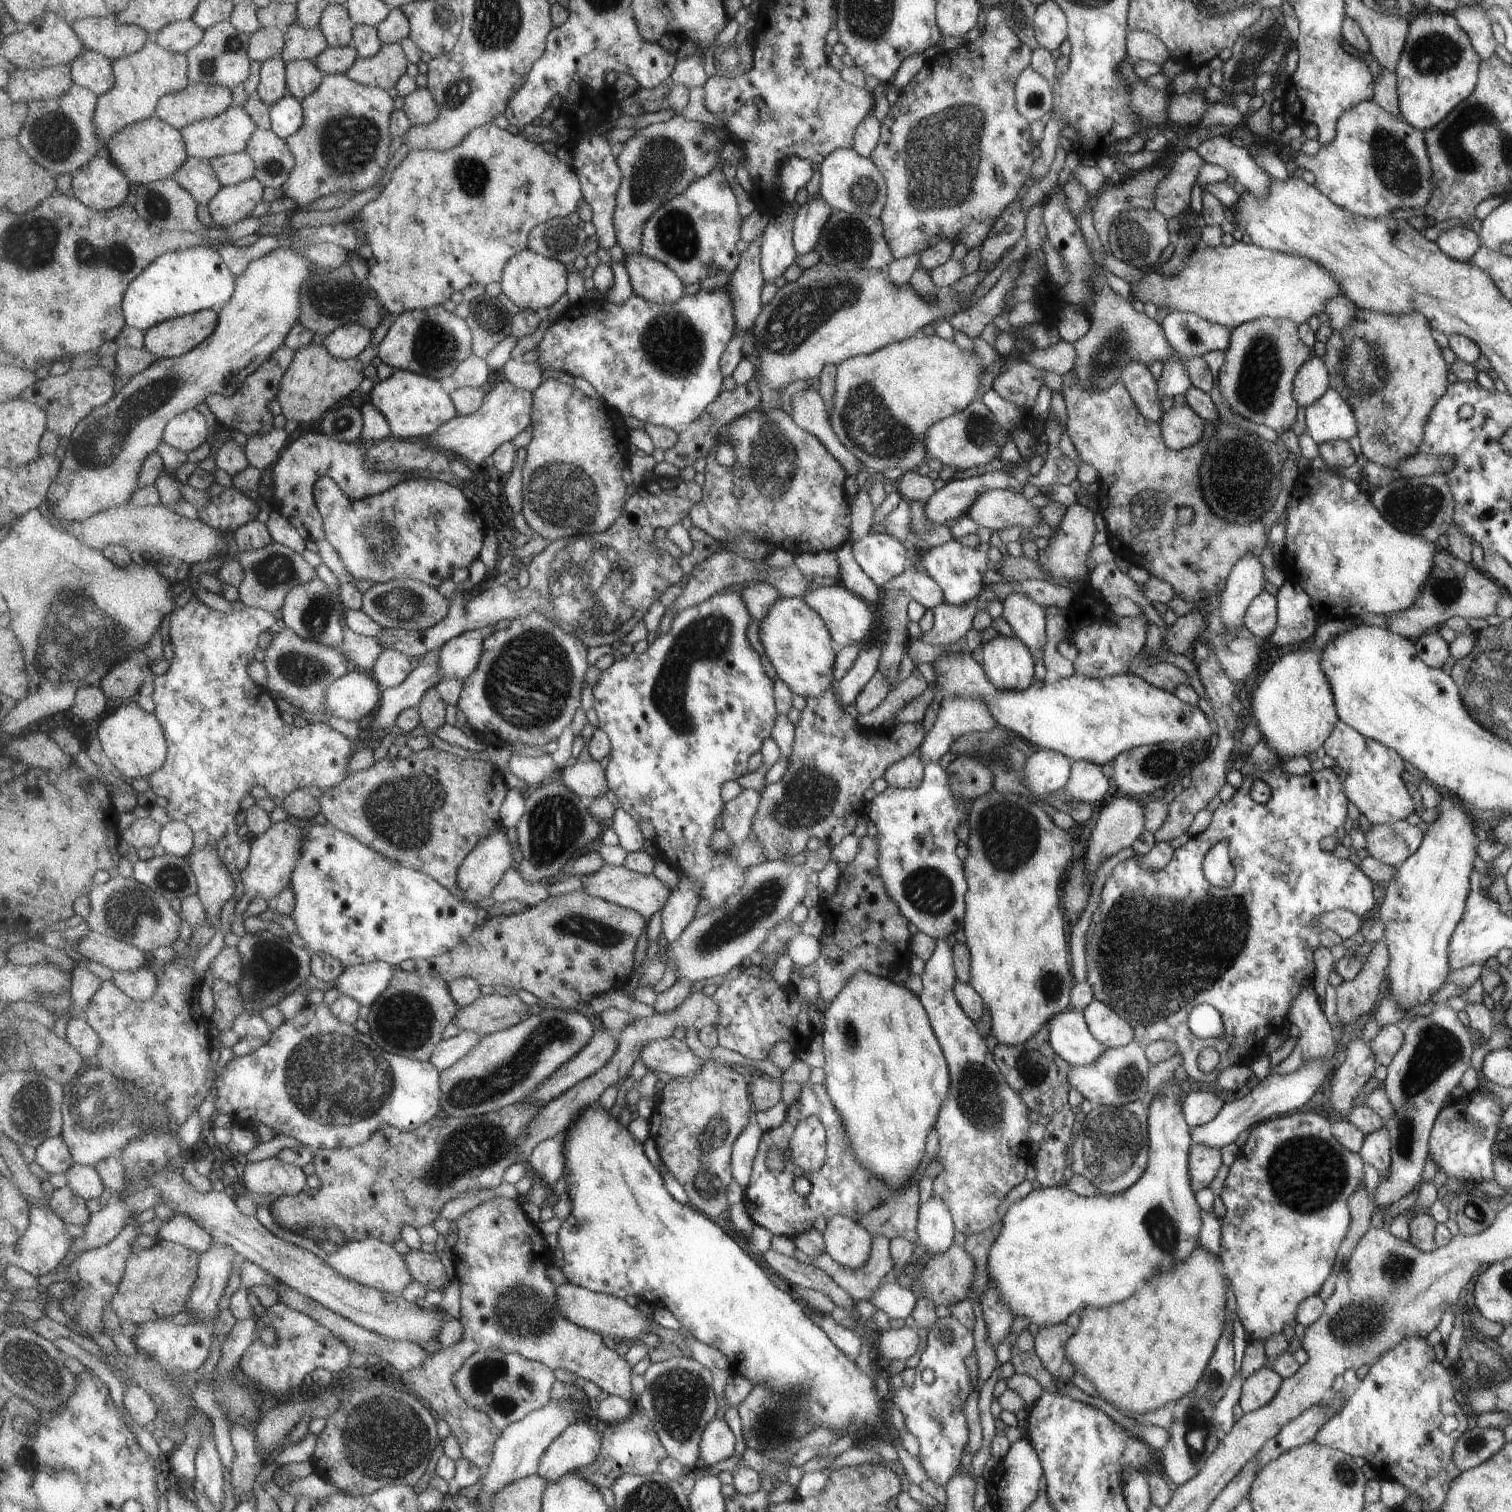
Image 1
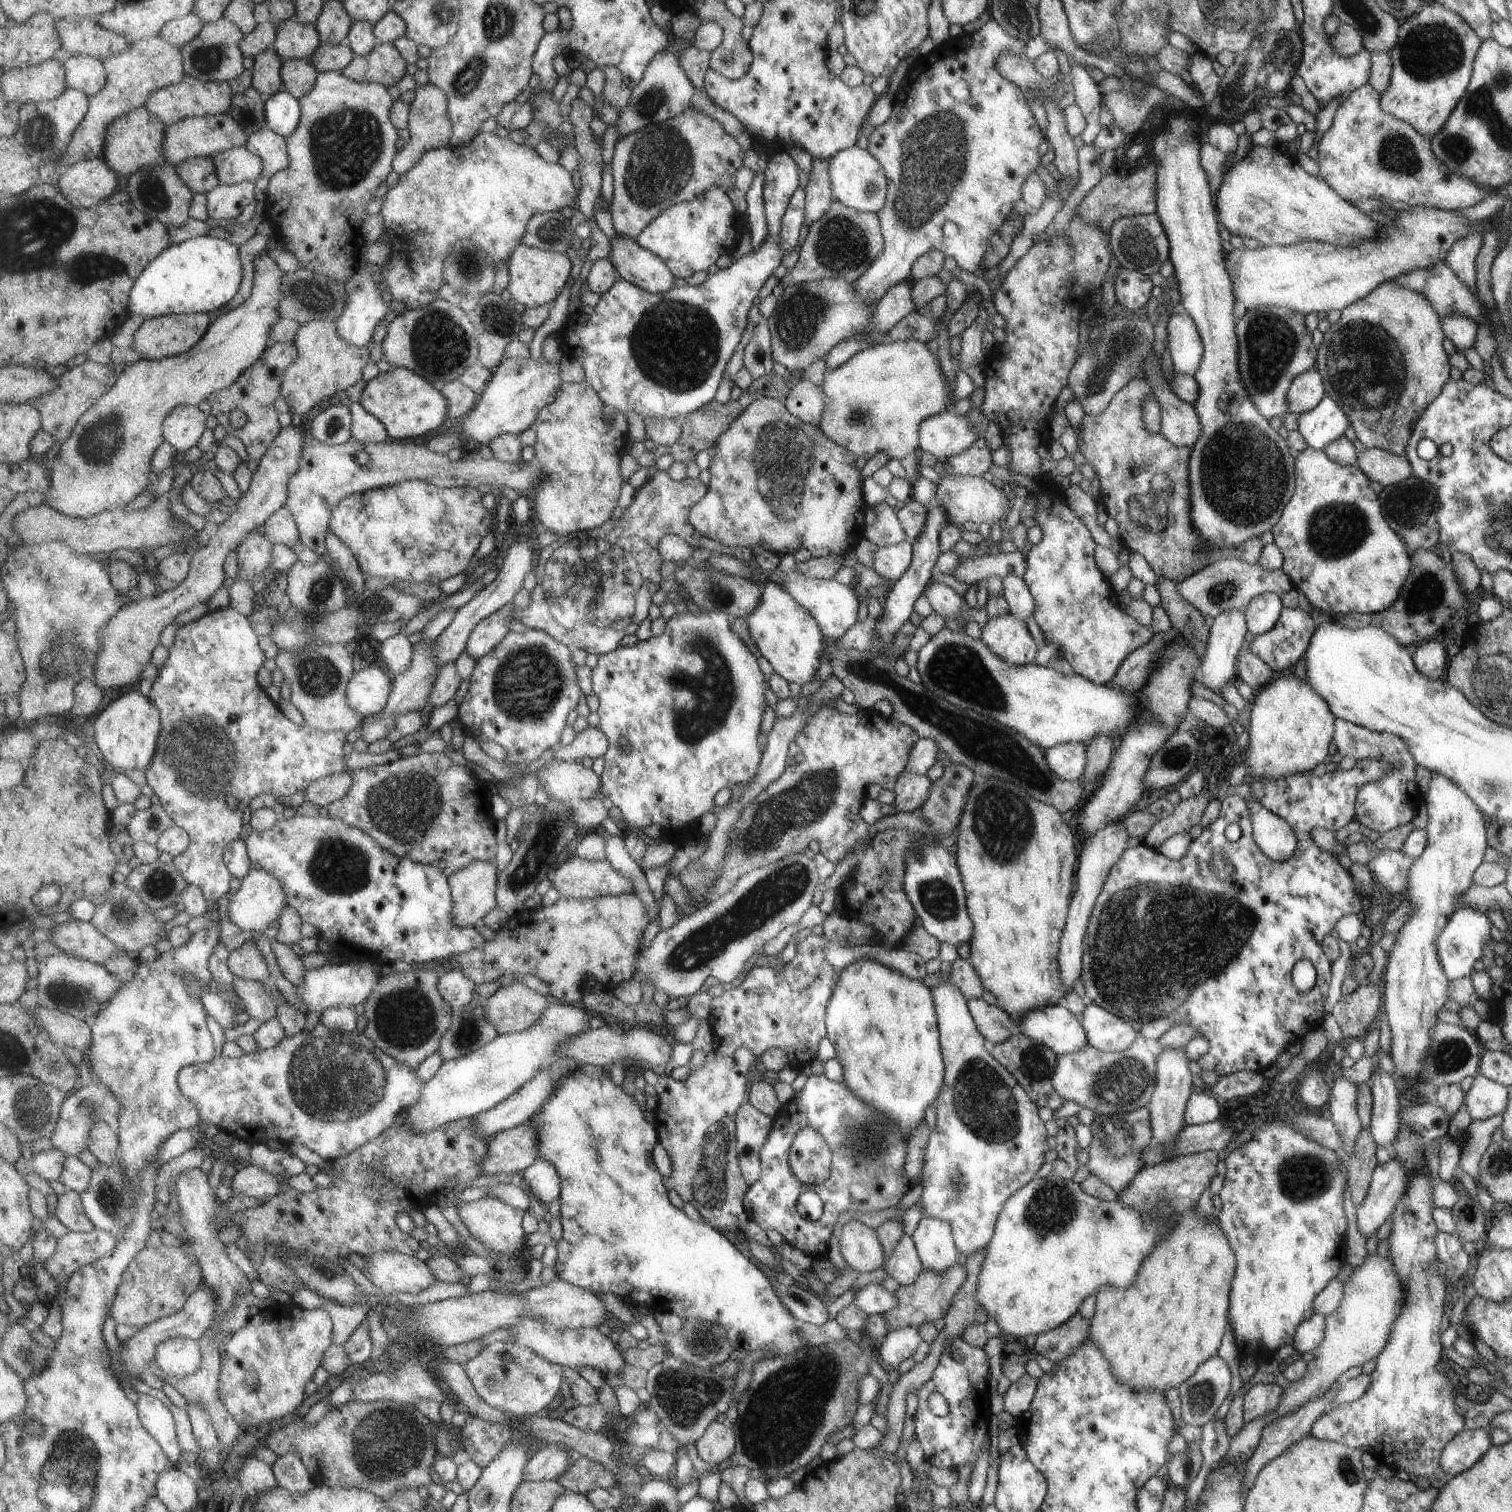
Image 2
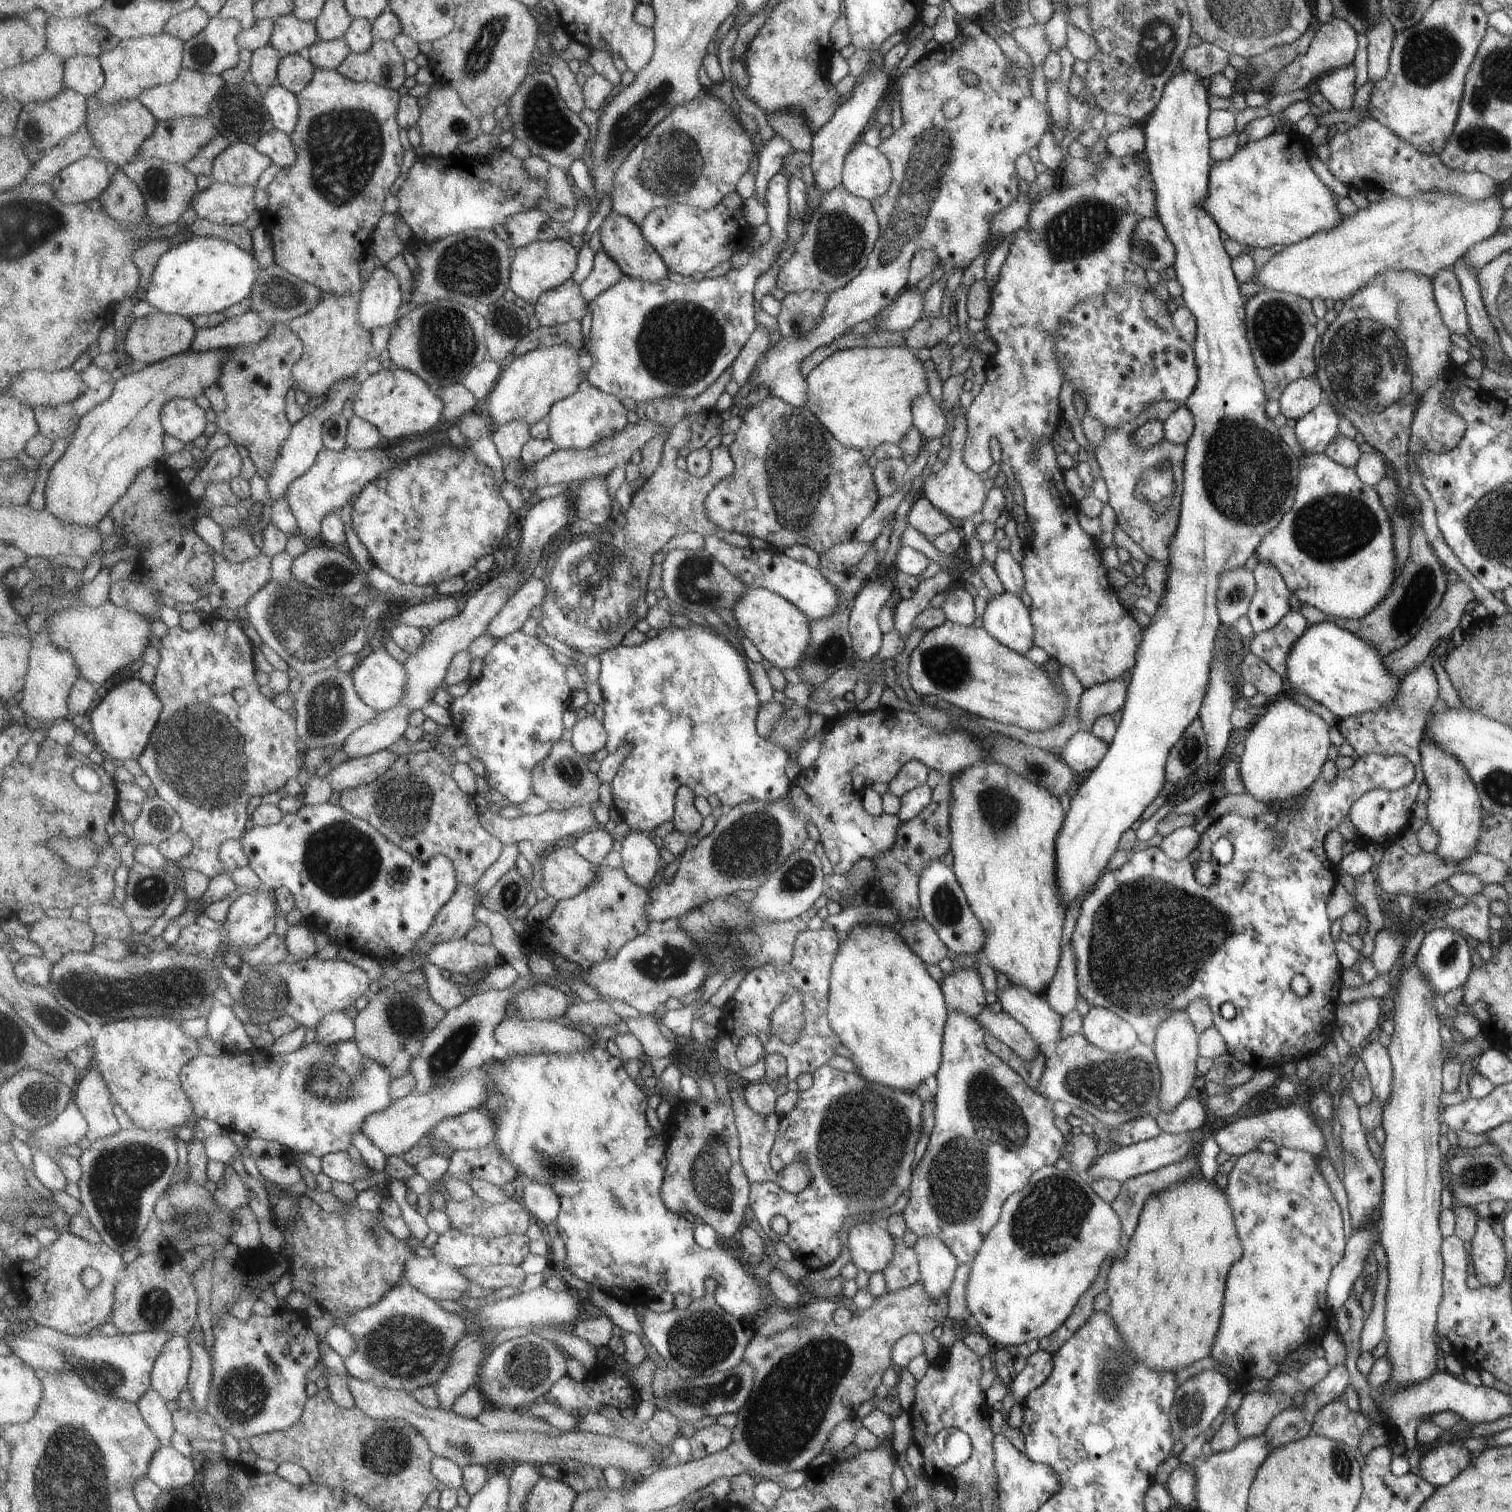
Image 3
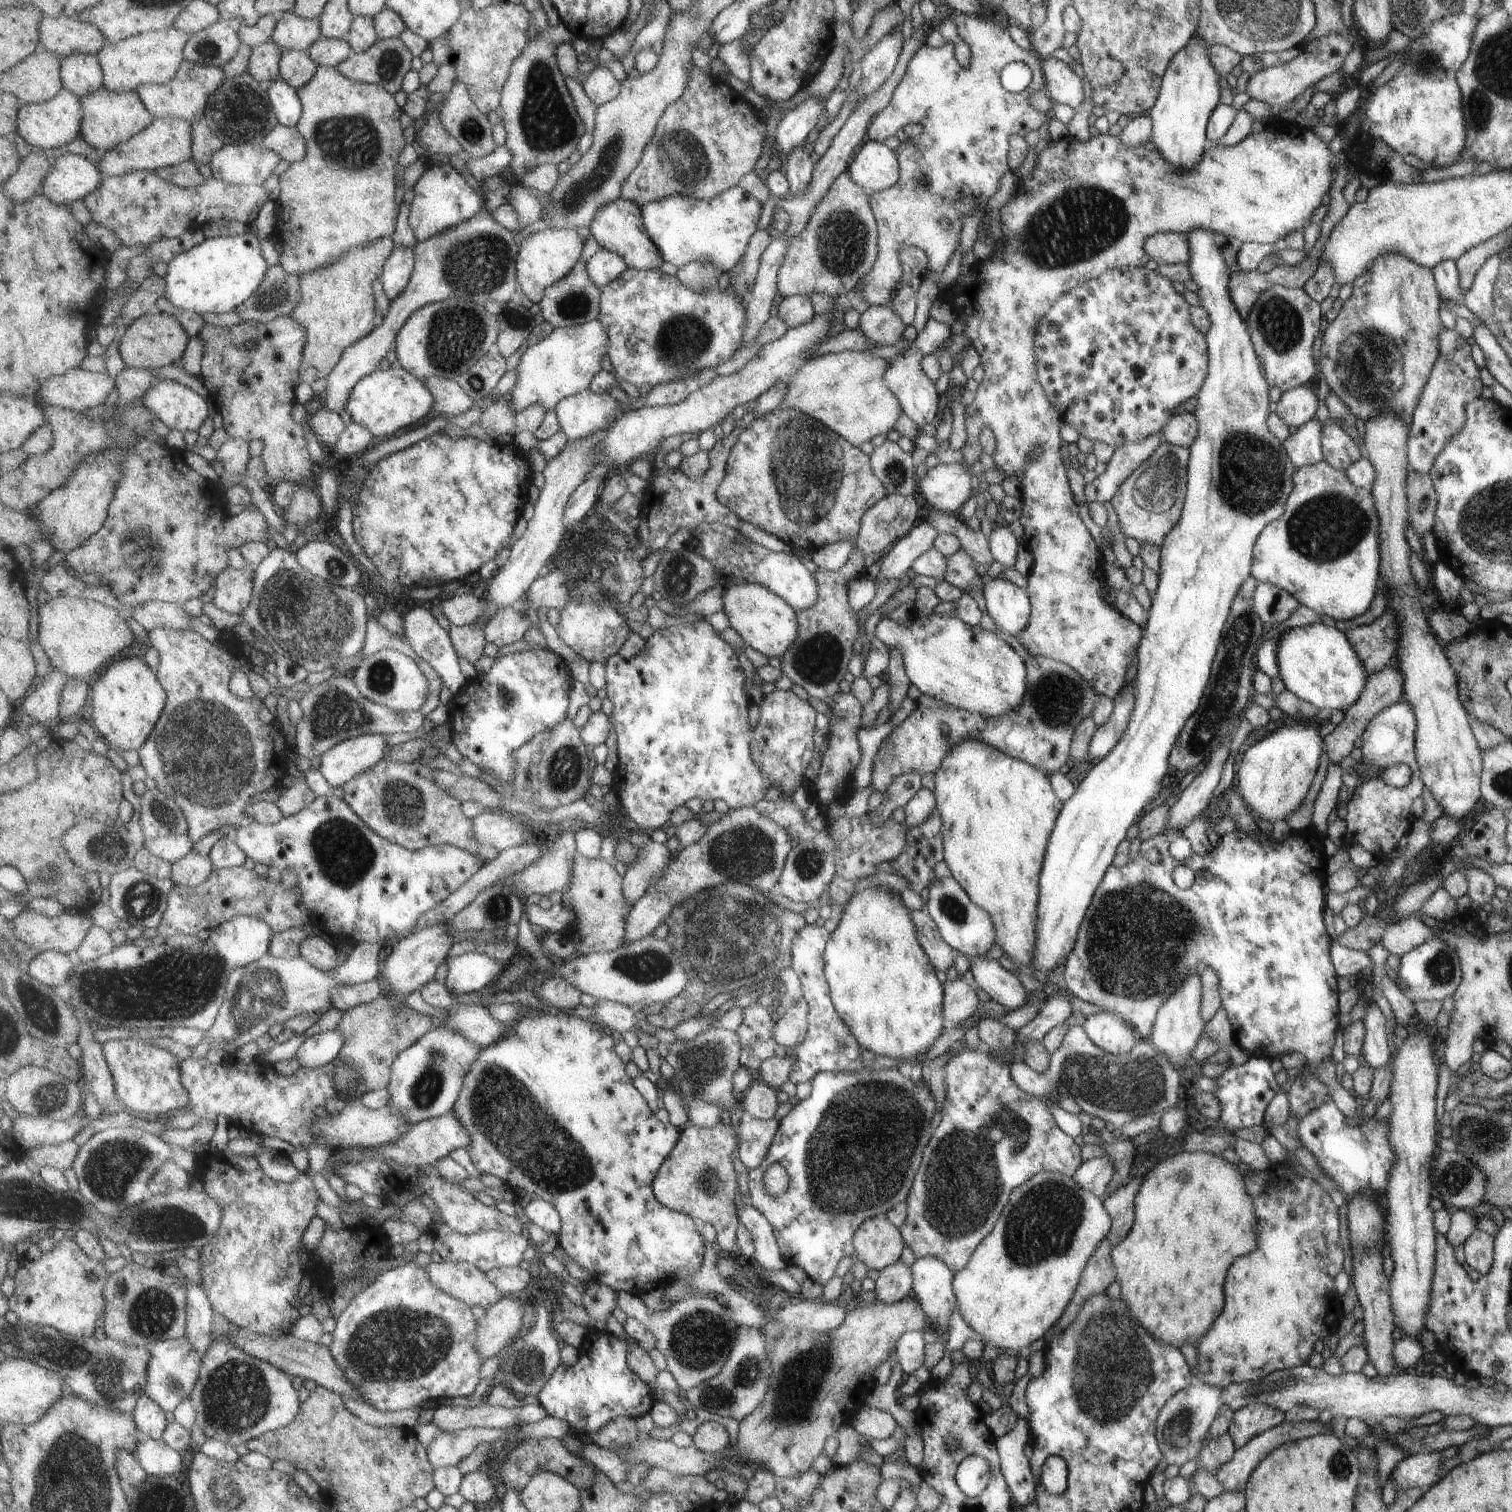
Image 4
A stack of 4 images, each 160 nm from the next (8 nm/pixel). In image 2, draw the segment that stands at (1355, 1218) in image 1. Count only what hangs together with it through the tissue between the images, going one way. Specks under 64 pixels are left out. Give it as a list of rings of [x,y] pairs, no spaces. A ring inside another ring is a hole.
[[[1362,1127],[1357,1135],[1353,1152],[1346,1159],[1347,1184],[1353,1204],[1357,1206],[1365,1196],[1373,1168],[1375,1168],[1375,1141],[1369,1127]]]

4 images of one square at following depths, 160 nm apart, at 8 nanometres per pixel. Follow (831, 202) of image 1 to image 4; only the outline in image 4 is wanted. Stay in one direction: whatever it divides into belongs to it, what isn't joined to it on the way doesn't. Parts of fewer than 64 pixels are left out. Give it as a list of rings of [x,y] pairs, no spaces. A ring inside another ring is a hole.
[[[868,138],[850,157],[845,171],[867,194],[893,186],[901,176],[897,155],[882,143]]]

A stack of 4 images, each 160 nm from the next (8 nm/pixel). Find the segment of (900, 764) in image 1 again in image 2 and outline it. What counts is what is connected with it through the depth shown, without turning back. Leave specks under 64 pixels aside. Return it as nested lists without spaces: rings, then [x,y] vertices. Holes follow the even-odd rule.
[[[904,768],[894,782],[894,810],[916,813],[929,796],[931,784],[926,775],[916,775]]]

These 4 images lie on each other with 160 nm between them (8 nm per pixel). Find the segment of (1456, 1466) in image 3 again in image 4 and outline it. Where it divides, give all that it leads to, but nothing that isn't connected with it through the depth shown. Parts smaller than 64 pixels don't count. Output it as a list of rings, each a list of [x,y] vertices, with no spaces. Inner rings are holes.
[[[1440,1452],[1415,1453],[1403,1457],[1390,1474],[1394,1489],[1396,1492],[1413,1487],[1426,1490],[1439,1480],[1438,1470],[1443,1461]]]

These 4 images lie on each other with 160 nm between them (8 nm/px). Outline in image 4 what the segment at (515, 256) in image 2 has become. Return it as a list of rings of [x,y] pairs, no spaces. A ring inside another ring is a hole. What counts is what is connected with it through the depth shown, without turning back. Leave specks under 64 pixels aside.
[[[548,228],[529,235],[521,242],[517,259],[518,281],[522,292],[535,304],[539,304],[546,288],[566,277],[584,258],[585,241],[577,229]]]

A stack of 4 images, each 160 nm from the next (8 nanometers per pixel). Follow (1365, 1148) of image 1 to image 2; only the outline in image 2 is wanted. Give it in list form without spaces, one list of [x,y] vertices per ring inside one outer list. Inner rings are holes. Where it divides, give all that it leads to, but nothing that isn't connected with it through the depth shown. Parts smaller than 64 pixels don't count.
[[[1378,1064],[1368,1078],[1372,1094],[1369,1130],[1376,1145],[1389,1149],[1390,1140],[1396,1135],[1398,1124],[1397,1088],[1395,1074],[1389,1075]]]

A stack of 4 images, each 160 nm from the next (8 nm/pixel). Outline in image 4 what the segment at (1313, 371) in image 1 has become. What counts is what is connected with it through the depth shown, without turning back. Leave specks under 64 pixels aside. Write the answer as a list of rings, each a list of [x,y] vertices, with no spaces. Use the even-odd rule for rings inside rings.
[[[1307,385],[1284,390],[1275,403],[1275,414],[1287,425],[1300,427],[1313,418],[1317,398]]]

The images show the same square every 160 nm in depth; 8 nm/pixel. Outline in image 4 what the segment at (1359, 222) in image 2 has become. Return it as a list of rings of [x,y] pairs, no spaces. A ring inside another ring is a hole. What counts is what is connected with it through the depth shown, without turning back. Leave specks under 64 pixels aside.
[[[1282,122],[1277,128],[1265,128],[1258,133],[1249,133],[1243,140],[1236,142],[1231,146],[1215,145],[1213,144],[1211,150],[1206,150],[1202,154],[1201,161],[1194,166],[1194,169],[1185,169],[1184,171],[1176,171],[1166,159],[1158,153],[1156,146],[1149,140],[1137,146],[1130,147],[1123,144],[1120,138],[1116,136],[1105,134],[1098,134],[1097,136],[1089,137],[1085,142],[1079,142],[1077,138],[1071,137],[1069,134],[1063,138],[1052,140],[1045,145],[1042,151],[1036,155],[1033,169],[1027,174],[1024,179],[1018,179],[1017,187],[1014,194],[1000,207],[998,213],[1000,215],[1000,225],[1002,239],[997,239],[992,246],[991,255],[987,255],[981,262],[979,262],[979,269],[973,268],[963,274],[959,273],[954,285],[951,286],[949,292],[937,294],[937,298],[945,301],[954,308],[958,314],[958,318],[963,321],[963,336],[972,342],[976,348],[977,354],[980,358],[980,365],[984,370],[983,377],[977,385],[974,392],[972,402],[964,408],[964,425],[966,428],[966,441],[960,448],[962,453],[961,463],[966,466],[971,466],[973,462],[978,460],[981,454],[981,446],[977,441],[980,429],[986,426],[991,430],[996,440],[995,449],[992,453],[992,459],[997,469],[1002,470],[1005,475],[1009,476],[1012,473],[1020,474],[1021,492],[1020,500],[1022,502],[1022,510],[1018,518],[1023,535],[1021,537],[1022,543],[1031,553],[1032,564],[1027,573],[1027,594],[1029,595],[1031,603],[1031,614],[1028,623],[1022,632],[1018,634],[1018,642],[1028,652],[1029,655],[1043,655],[1047,658],[1055,659],[1060,663],[1066,663],[1074,671],[1078,671],[1080,675],[1092,687],[1098,695],[1108,696],[1110,699],[1116,696],[1121,690],[1125,681],[1125,670],[1129,666],[1130,654],[1133,648],[1137,648],[1138,642],[1141,640],[1142,629],[1141,626],[1136,625],[1122,614],[1117,614],[1113,608],[1109,608],[1109,604],[1099,596],[1101,586],[1103,586],[1103,560],[1101,554],[1093,542],[1093,538],[1089,536],[1087,528],[1083,526],[1079,514],[1077,514],[1077,506],[1073,502],[1071,490],[1069,490],[1069,482],[1067,482],[1067,474],[1065,468],[1061,464],[1061,457],[1059,456],[1059,413],[1049,399],[1046,397],[1046,392],[1042,389],[1038,382],[1037,362],[1034,358],[1034,338],[1037,332],[1038,322],[1042,320],[1043,314],[1046,310],[1062,296],[1069,289],[1074,286],[1079,286],[1087,280],[1098,277],[1106,269],[1122,269],[1123,267],[1143,267],[1145,262],[1150,258],[1146,251],[1143,250],[1146,238],[1159,231],[1173,231],[1174,233],[1189,233],[1193,229],[1203,229],[1206,231],[1219,232],[1227,239],[1237,239],[1242,243],[1269,243],[1273,244],[1278,238],[1283,238],[1286,233],[1293,230],[1299,230],[1301,224],[1308,220],[1311,213],[1321,204],[1321,196],[1328,192],[1329,182],[1332,181],[1331,162],[1333,154],[1327,150],[1327,144],[1323,144],[1311,129],[1299,128],[1293,122]],[[1038,447],[1040,451],[1037,453],[1034,460],[1030,460],[1027,454],[1034,448]]]

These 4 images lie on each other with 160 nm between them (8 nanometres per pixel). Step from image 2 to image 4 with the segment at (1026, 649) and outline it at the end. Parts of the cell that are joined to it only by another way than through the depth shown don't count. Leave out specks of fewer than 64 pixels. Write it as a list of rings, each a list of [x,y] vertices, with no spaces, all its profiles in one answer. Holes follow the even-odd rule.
[[[994,577],[982,584],[985,611],[1002,633],[1018,638],[1029,620],[1029,595],[1011,582]]]

